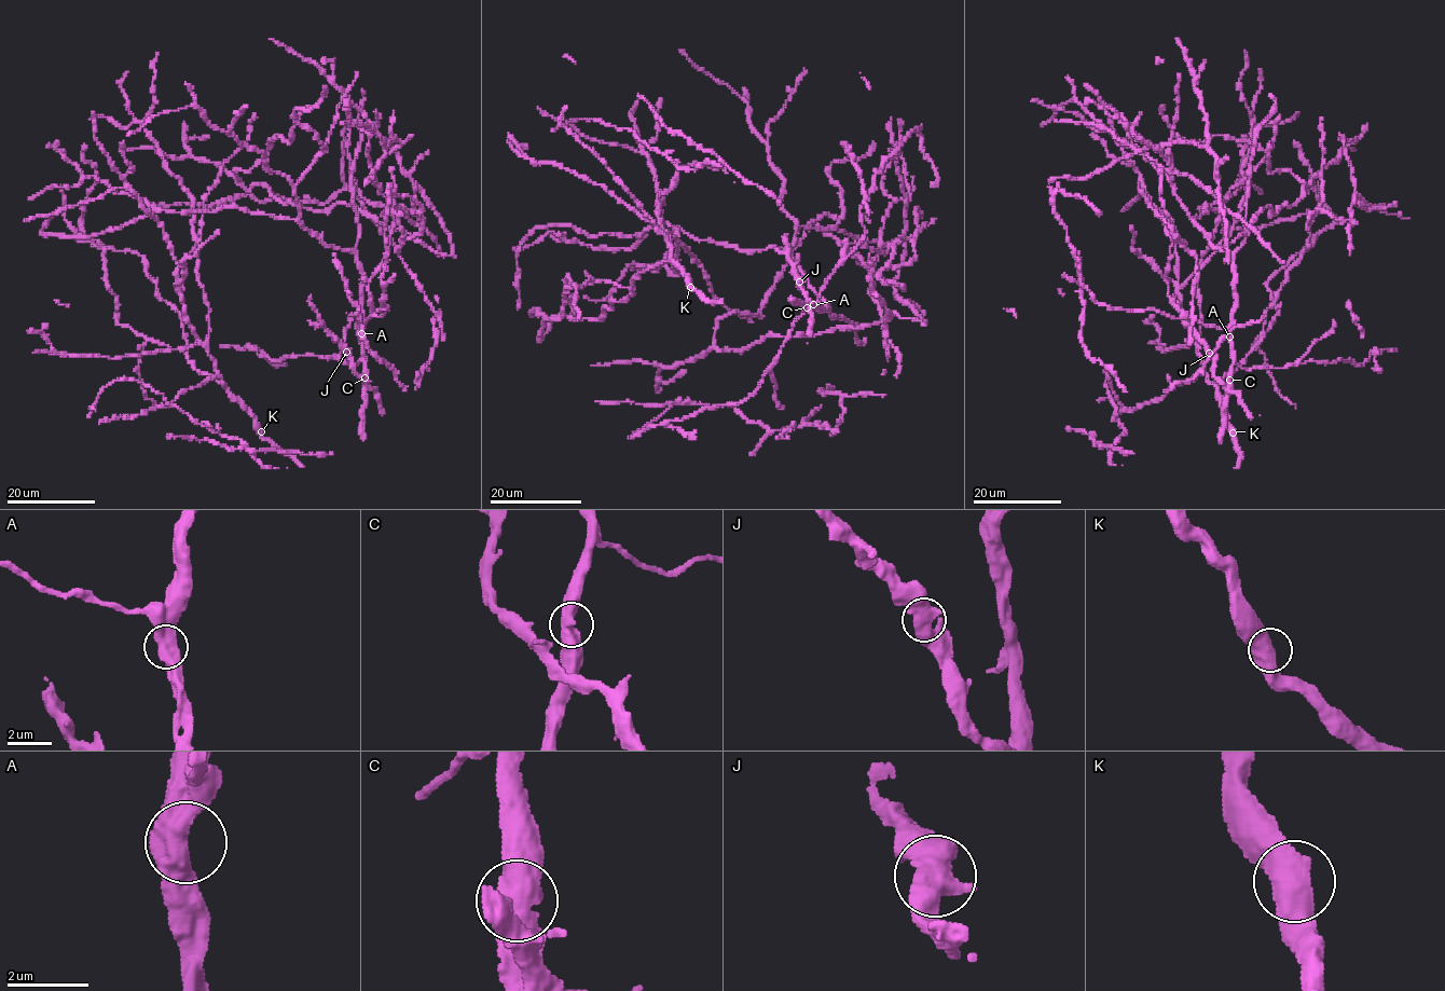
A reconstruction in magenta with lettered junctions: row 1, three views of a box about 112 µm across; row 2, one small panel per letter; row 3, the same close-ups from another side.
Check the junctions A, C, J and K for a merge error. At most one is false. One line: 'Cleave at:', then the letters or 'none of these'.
Cleave at: none of these

